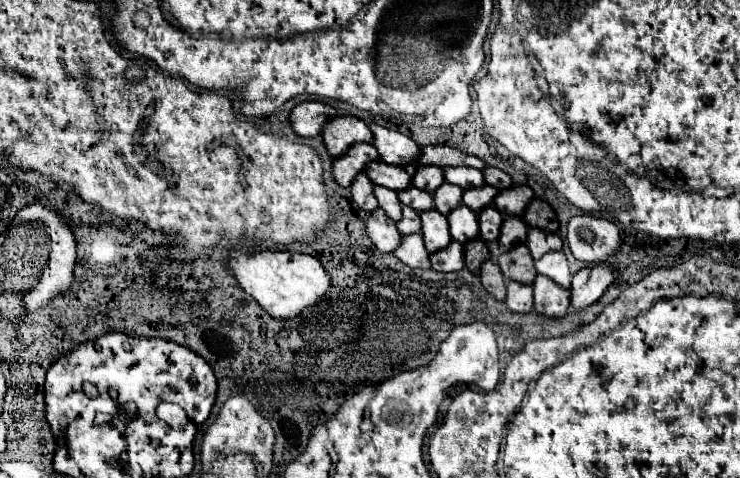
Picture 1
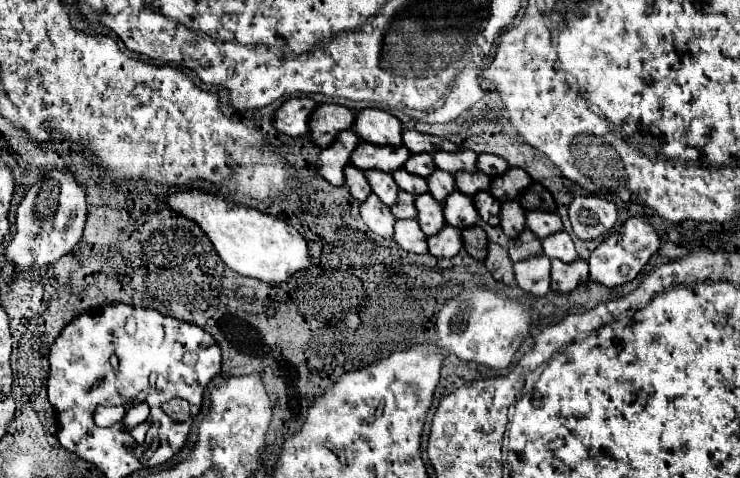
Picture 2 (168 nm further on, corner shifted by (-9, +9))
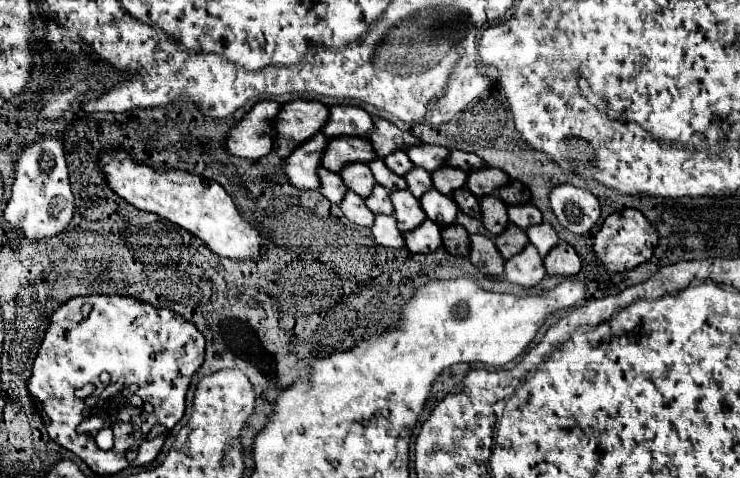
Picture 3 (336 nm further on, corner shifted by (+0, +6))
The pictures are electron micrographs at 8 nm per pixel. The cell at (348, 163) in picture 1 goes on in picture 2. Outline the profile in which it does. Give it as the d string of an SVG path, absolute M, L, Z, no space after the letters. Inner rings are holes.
M343 130L339 138L335 138L335 146L329 146L321 150L317 158L317 170L319 174L333 186L343 184L343 166L349 164L351 152L361 142L361 138L353 130Z

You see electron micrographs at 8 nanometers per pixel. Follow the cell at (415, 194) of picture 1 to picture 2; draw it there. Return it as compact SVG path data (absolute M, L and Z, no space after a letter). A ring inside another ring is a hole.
M395 170L395 174L391 174L391 176L401 190L411 192L413 196L419 196L419 194L427 192L427 180L425 178L419 178L419 176L409 174L405 170Z

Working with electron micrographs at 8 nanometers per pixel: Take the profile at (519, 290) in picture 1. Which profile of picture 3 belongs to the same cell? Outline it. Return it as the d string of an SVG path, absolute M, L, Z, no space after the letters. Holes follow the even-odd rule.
M530 243L526 245L526 249L522 249L522 253L514 255L512 259L508 259L504 267L506 267L504 269L504 277L510 283L520 285L524 289L530 289L530 287L538 285L546 275L542 257L538 255L534 245L530 245Z

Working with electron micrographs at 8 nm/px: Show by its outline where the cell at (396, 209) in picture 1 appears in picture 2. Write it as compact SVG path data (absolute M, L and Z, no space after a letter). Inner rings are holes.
M365 170L363 174L365 174L367 182L371 184L371 190L379 196L379 200L383 200L387 206L393 206L397 202L399 188L391 174L387 174L383 170Z

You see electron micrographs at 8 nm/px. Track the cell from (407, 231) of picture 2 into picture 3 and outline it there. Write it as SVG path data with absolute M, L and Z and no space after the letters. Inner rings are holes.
M376 215L372 235L382 247L394 247L394 249L406 247L402 231L398 231L398 225L392 215Z

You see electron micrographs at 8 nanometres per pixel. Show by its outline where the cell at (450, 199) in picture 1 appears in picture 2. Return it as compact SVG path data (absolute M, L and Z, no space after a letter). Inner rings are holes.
M435 170L435 174L427 176L427 186L429 186L429 194L437 202L443 202L455 190L455 180L453 174L447 174L445 170Z

